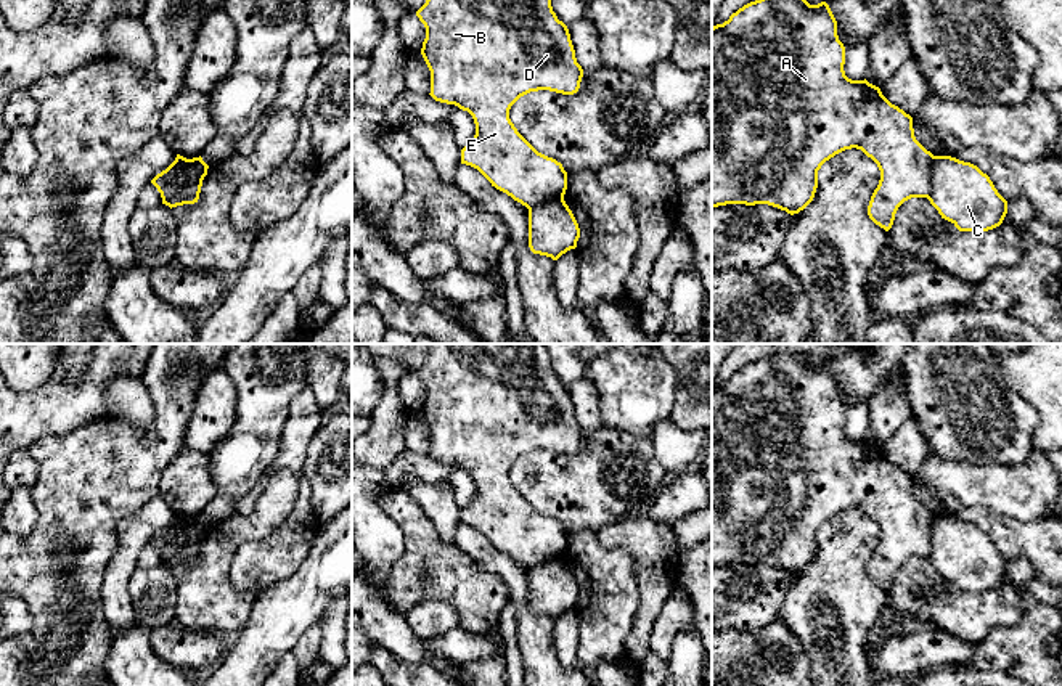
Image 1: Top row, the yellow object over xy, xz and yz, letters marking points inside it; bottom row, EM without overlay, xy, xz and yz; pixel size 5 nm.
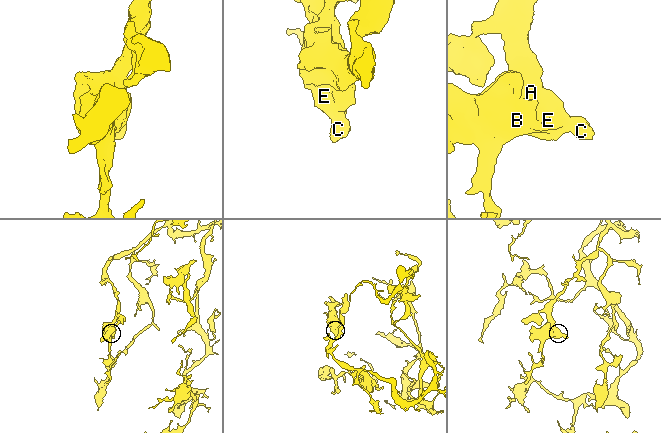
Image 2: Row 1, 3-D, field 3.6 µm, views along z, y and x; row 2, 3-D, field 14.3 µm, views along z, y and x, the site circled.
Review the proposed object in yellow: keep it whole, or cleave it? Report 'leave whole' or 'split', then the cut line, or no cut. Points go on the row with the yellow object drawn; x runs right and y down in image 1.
split; cut yz (935, 156), (927, 198)

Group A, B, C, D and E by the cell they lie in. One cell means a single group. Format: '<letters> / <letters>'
A B D E / C

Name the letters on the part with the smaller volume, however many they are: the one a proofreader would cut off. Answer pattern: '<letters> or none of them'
C

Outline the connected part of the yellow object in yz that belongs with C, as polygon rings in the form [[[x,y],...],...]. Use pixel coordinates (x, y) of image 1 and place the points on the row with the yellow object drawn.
[[[935,156],[932,191],[927,198],[942,218],[959,231],[988,231],[999,227],[1007,201],[977,165],[951,156]]]

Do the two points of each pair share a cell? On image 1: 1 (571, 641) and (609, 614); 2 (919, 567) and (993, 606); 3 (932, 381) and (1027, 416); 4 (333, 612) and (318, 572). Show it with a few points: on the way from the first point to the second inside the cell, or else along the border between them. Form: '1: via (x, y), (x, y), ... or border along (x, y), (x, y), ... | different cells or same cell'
1: border along (574, 609), (579, 619), (579, 664) | different cells
2: via (926, 590), (942, 606), (971, 606) | same cell
3: via (956, 397), (976, 416), (1003, 416) | same cell
4: border along (323, 614), (320, 617) | different cells

